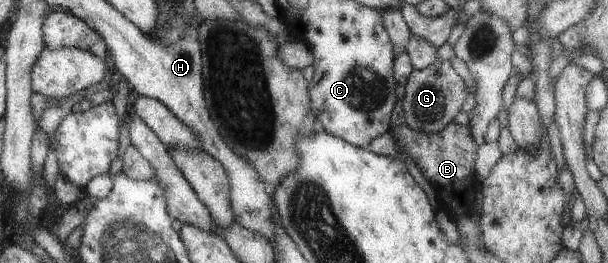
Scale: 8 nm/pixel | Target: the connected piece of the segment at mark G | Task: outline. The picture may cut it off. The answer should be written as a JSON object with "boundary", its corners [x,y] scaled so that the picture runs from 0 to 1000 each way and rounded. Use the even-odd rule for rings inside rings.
{"boundary":[[[715,228],[692,266],[679,262],[671,289],[664,319],[661,433],[676,494],[714,506],[745,460],[766,373],[765,319],[745,266],[742,240],[735,228]]]}

